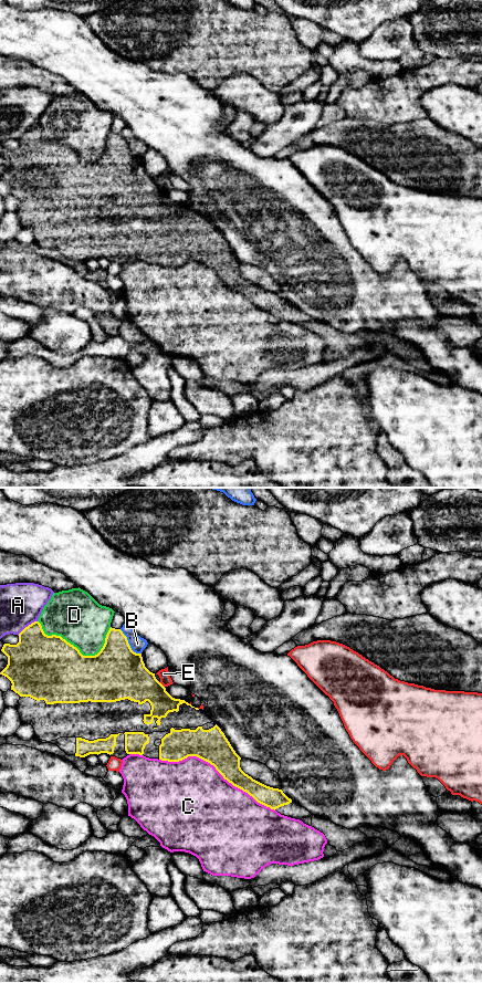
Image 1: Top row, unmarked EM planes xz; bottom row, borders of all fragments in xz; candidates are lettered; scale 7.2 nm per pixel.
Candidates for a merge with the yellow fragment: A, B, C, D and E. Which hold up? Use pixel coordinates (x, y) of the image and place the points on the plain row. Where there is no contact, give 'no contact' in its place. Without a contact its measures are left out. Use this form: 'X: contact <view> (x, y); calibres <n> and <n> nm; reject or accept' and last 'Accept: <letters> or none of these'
A: contact xz (28, 131); calibres 380 and 320 nm; reject
B: contact xz (128, 148); calibres 400 and 120 nm; reject
C: contact xz (218, 275); calibres 240 and 500 nm; reject
D: contact xz (77, 154); calibres 480 and 360 nm; reject
E: contact xz (161, 189); calibres 300 and 80 nm; reject
Accept: none of these

